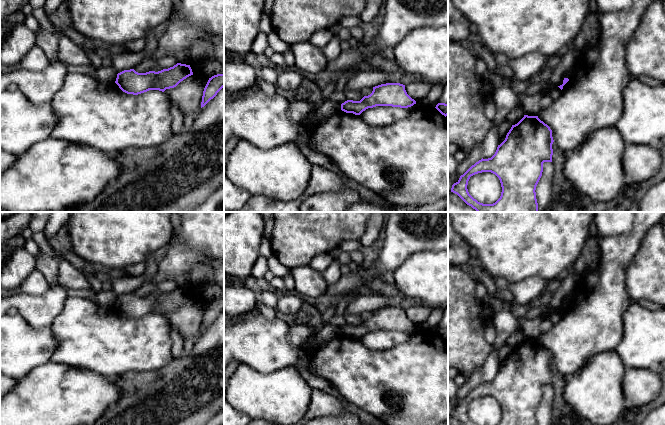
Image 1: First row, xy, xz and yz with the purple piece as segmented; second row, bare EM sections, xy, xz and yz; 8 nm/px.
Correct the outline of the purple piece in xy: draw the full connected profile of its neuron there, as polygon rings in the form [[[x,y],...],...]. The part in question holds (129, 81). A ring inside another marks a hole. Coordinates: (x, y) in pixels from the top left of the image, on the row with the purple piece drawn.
[[[177,63],[173,67],[161,71],[138,73],[134,69],[124,70],[117,74],[115,83],[127,93],[138,95],[149,90],[159,90],[176,87],[181,81],[193,75],[190,65]]]

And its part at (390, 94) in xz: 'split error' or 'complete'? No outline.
complete

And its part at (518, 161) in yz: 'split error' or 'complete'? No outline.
complete

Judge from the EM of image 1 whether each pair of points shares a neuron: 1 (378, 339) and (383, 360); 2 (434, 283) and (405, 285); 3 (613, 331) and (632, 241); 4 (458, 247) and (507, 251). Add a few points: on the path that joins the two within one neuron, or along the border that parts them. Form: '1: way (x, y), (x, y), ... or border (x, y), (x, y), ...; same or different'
1: border (359, 340), (371, 348), (392, 348), (404, 343); different
2: way (427, 283), (412, 283); same
3: way (612, 309), (613, 263); same
4: border (458, 233), (470, 247); different

